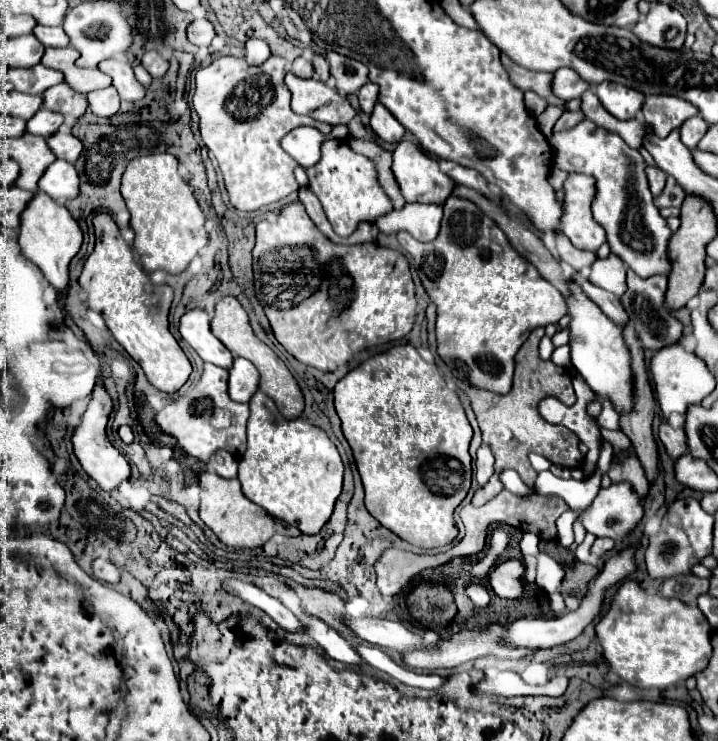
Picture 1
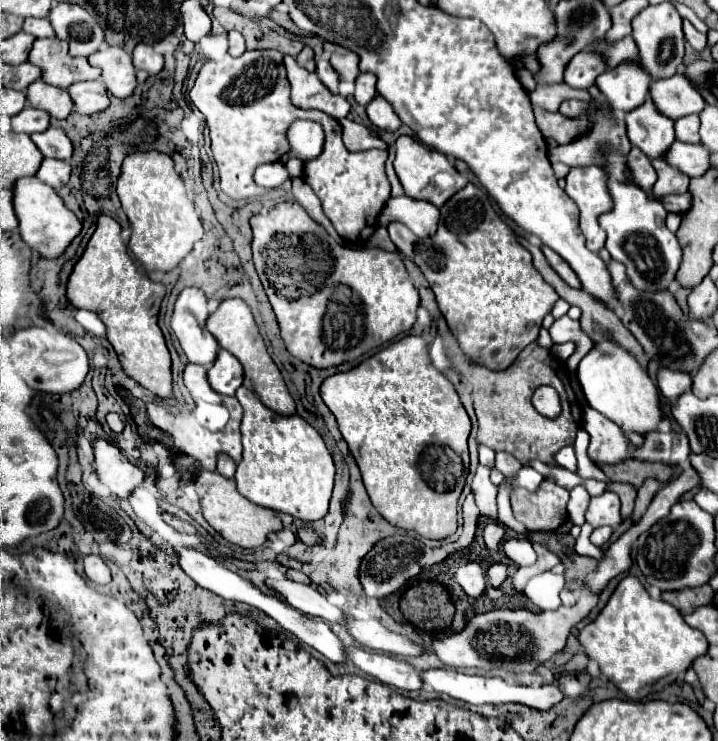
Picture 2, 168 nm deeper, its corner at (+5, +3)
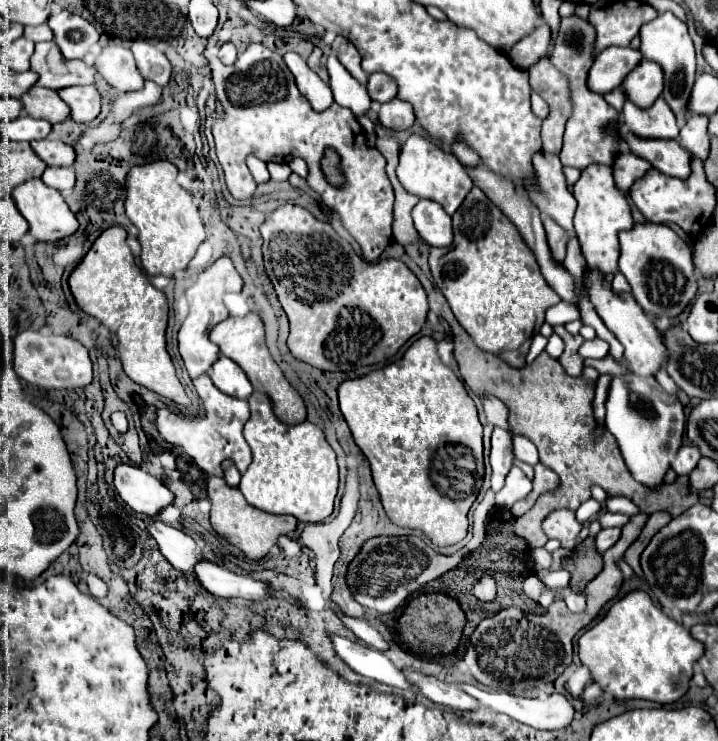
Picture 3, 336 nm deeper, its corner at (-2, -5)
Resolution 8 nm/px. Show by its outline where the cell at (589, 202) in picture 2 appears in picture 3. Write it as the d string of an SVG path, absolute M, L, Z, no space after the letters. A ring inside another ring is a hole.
M592 164L590 168L582 170L580 180L574 184L572 190L578 208L576 208L576 216L574 216L574 228L576 228L576 236L582 248L582 254L586 258L586 262L592 268L600 268L606 274L616 272L616 260L620 256L620 246L618 246L618 232L626 230L632 226L632 214L630 214L630 206L626 202L626 198L618 192L616 184L614 184L614 174L610 166L600 166L600 164Z

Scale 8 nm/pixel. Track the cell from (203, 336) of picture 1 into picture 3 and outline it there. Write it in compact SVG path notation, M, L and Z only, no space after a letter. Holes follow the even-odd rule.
M196 280L194 286L190 286L186 290L186 300L188 300L190 310L188 310L188 316L186 316L180 332L178 332L178 346L180 346L180 356L182 356L184 364L186 364L186 370L188 370L190 378L196 378L196 376L206 374L212 368L212 364L218 360L220 348L210 342L208 334L210 334L210 328L216 322L228 318L228 310L224 306L222 298L214 298L210 292L204 294L204 286L198 284L198 280Z

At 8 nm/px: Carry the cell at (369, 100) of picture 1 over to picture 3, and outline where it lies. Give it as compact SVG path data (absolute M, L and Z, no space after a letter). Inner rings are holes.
M382 72L370 74L366 88L368 88L372 102L376 102L376 104L390 102L396 96L396 82L392 82L392 78L384 76Z

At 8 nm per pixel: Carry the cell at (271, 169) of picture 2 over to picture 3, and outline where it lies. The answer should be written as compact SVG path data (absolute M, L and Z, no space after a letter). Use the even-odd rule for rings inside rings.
M248 156L246 164L248 168L250 168L250 172L252 172L256 184L266 184L266 182L270 182L268 168L266 168L266 164L264 164L262 160L258 160L258 158L254 156Z

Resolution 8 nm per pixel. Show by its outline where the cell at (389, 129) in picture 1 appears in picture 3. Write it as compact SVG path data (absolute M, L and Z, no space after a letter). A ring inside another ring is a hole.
M394 98L392 102L380 106L378 120L390 130L408 130L414 124L414 112L408 102Z

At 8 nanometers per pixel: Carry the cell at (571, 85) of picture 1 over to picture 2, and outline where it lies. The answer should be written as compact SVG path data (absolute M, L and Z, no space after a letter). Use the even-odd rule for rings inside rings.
M579 52L565 68L565 84L569 84L571 88L587 90L595 84L595 78L605 70L605 60L601 60L597 52Z

